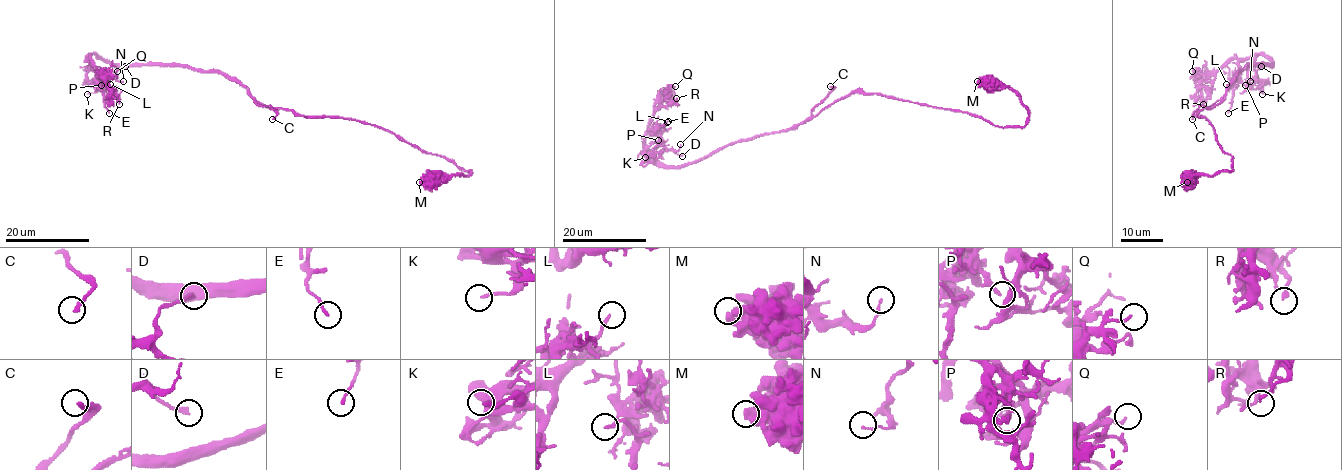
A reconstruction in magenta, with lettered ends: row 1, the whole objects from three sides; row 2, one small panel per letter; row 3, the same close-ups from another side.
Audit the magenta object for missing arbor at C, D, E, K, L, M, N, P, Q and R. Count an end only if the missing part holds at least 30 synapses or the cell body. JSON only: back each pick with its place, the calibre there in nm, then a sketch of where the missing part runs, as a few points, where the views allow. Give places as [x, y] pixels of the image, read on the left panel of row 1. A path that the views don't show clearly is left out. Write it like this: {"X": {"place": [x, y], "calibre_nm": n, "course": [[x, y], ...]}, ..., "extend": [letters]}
{"C": {"place": [272, 119], "calibre_nm": 200, "course": [[272, 119], [269, 117], [268, 135], [280, 157], [271, 156]]}, "extend": ["C"]}

